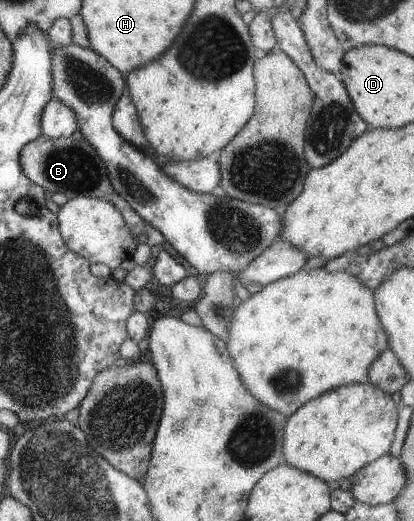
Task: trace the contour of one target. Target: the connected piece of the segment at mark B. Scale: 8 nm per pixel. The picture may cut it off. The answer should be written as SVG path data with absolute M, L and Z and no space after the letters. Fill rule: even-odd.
M72 135L68 138L50 139L39 136L35 140L24 144L19 153L19 165L24 177L32 184L41 187L47 196L61 193L66 198L72 199L82 195L87 198L98 198L109 201L116 211L119 211L123 223L127 225L131 236L137 244L157 246L161 242L159 231L156 231L147 221L143 221L129 205L111 187L111 183L105 174L104 165L93 147L82 139Z

